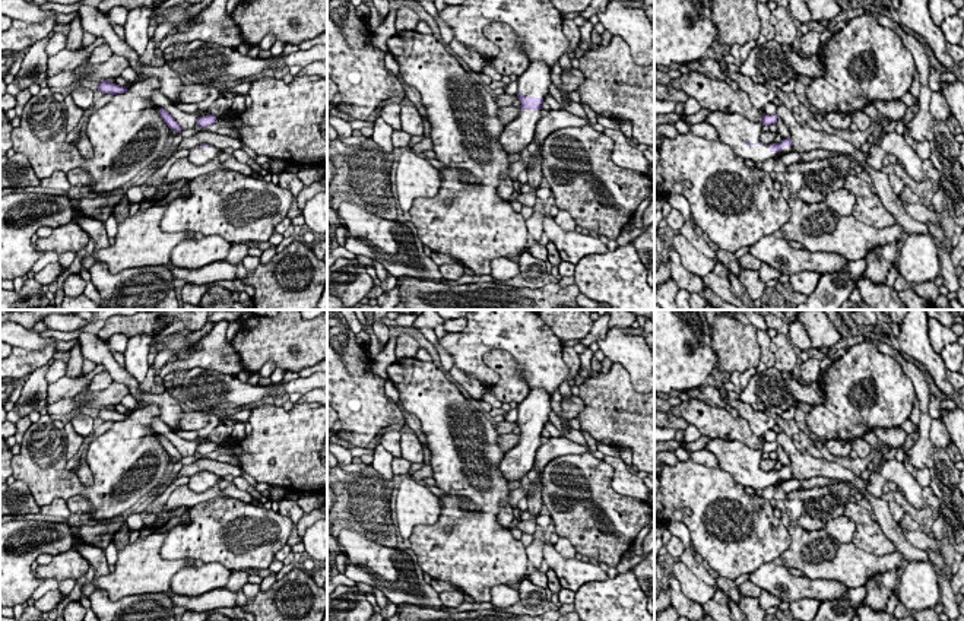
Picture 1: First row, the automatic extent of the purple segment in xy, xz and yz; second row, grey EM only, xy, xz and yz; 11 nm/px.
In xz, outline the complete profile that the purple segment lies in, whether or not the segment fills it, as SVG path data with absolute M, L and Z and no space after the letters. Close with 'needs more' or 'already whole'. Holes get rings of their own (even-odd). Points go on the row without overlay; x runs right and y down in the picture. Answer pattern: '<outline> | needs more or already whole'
M533 389L519 405L519 443L505 452L500 470L505 481L521 481L533 468L536 450L542 446L542 430L552 411L552 396L545 389Z | needs more

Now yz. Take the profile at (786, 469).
M713 438L707 441L704 449L716 456L720 468L729 472L736 482L757 491L779 487L783 481L793 479L790 465L771 472L760 469L762 454L776 452L777 446L777 441L764 441L761 450L752 450L742 441Z | needs more

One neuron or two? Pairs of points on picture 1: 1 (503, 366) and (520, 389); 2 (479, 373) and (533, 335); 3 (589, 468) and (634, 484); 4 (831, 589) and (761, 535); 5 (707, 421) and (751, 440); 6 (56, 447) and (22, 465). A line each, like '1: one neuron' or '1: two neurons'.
1: one neuron
2: one neuron
3: two neurons
4: two neurons
5: one neuron
6: one neuron

